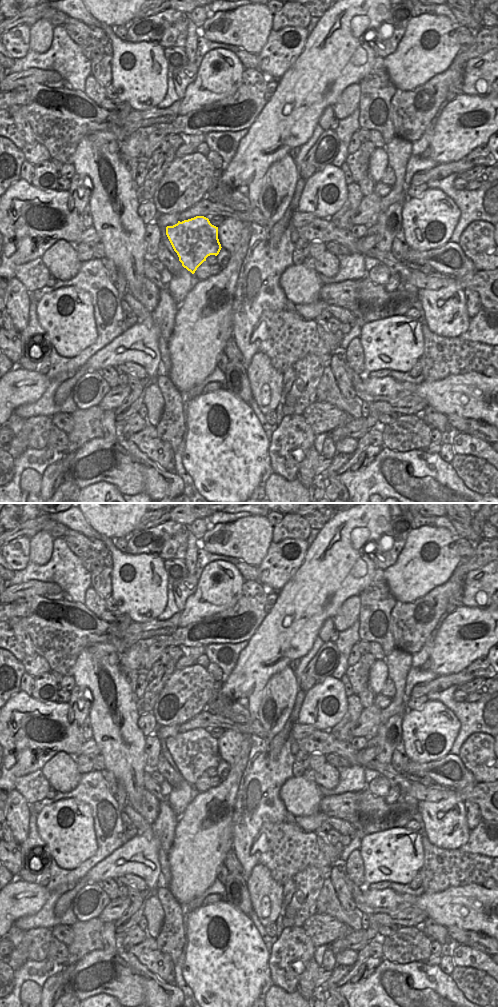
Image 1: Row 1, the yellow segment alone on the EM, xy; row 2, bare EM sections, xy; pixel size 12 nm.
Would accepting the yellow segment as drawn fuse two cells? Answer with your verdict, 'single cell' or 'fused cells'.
single cell

